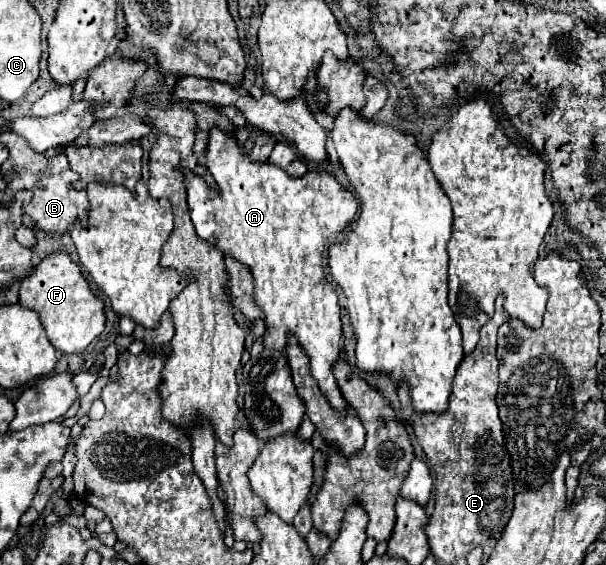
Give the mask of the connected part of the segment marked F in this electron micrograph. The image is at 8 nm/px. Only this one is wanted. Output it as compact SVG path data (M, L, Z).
M52 252L44 258L20 286L20 304L40 314L48 340L62 354L74 354L86 350L86 346L104 332L106 314L104 302L90 290L90 284L80 272L80 266L72 262L68 252Z

